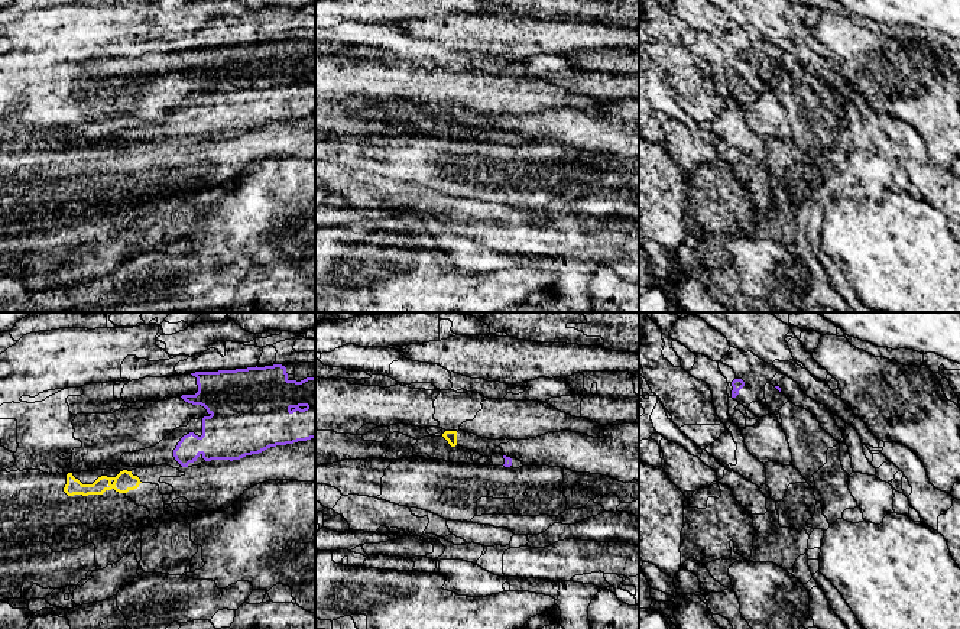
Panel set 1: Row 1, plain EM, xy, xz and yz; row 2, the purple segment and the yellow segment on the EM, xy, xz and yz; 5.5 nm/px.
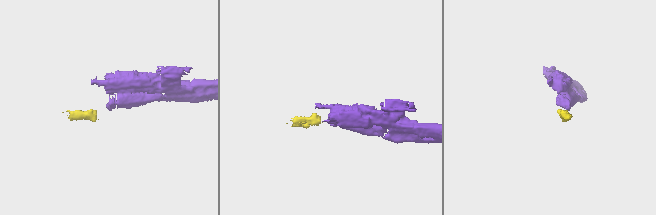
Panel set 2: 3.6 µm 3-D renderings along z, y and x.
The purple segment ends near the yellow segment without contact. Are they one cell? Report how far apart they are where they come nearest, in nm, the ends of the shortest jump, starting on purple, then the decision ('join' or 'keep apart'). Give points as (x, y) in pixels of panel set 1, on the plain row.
220 nm | xy (175, 135), (139, 155) | keep apart

